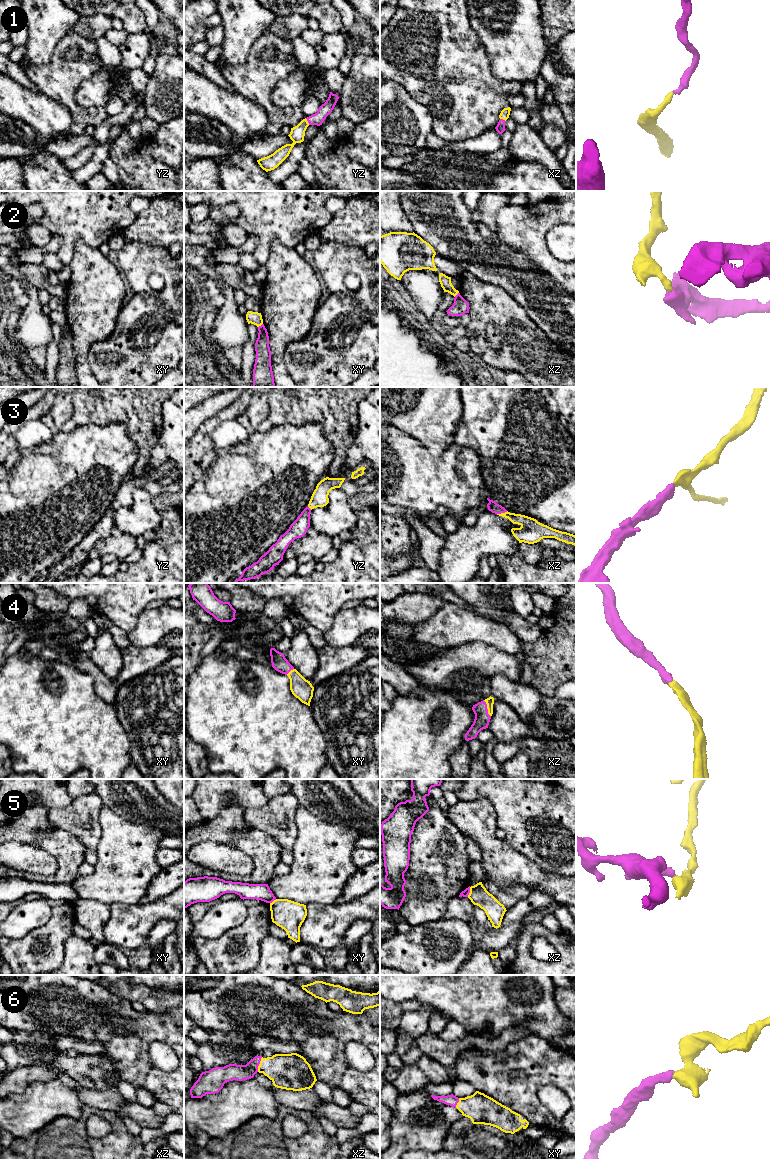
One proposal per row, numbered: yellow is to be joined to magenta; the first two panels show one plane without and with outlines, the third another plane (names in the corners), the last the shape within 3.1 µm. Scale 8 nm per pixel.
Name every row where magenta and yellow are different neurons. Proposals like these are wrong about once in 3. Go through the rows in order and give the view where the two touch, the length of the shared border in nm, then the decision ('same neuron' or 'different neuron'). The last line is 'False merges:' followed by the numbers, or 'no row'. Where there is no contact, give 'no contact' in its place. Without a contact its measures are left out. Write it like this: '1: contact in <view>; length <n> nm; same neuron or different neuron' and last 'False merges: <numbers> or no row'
1: contact in yz; length 70 nm; same neuron
2: contact in xy; length 50 nm; different neuron
3: contact in xz; length 90 nm; same neuron
4: contact in xz; length 150 nm; same neuron
5: contact in xz; length 80 nm; different neuron
6: contact in xz; length 130 nm; same neuron
False merges: 2, 5

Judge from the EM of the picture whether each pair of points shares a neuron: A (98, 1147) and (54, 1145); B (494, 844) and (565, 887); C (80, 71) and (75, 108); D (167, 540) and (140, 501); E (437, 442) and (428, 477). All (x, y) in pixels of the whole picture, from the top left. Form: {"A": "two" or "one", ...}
{"A": "one", "B": "one", "C": "one", "D": "two", "E": "two"}

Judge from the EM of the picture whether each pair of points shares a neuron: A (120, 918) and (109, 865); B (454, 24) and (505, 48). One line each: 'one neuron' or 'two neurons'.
A: two neurons
B: two neurons

